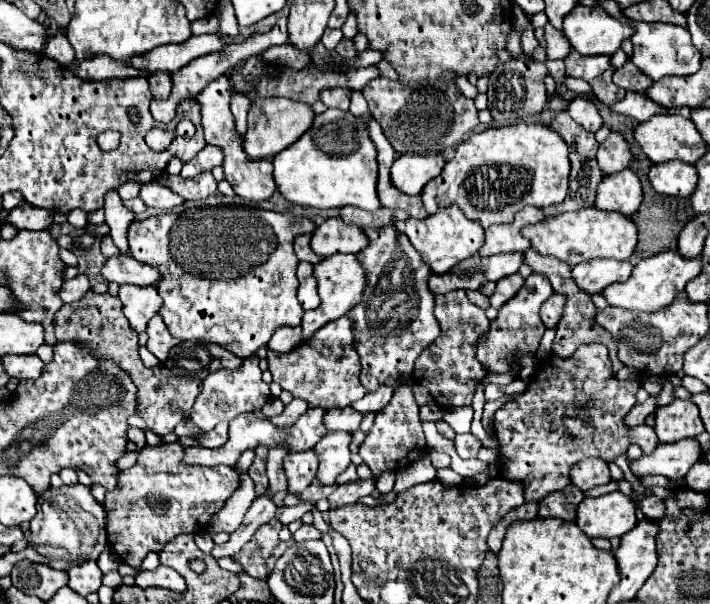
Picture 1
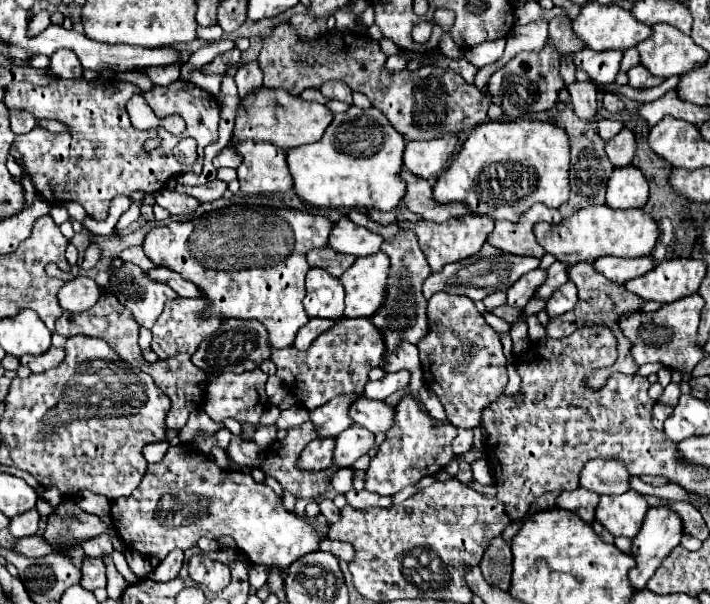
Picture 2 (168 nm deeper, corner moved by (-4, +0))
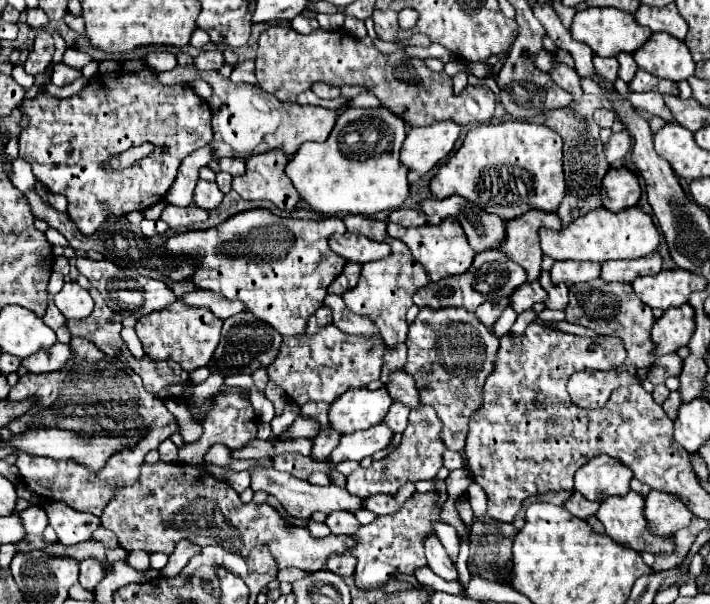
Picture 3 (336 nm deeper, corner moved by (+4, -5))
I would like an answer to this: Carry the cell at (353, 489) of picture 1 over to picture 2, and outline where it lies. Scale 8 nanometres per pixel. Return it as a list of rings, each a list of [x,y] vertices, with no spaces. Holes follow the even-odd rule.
[[[347,491],[345,493],[347,497],[347,503],[351,507],[357,507],[357,509],[363,509],[363,507],[389,507],[391,505],[391,497],[381,497],[377,493],[369,493],[369,491]]]

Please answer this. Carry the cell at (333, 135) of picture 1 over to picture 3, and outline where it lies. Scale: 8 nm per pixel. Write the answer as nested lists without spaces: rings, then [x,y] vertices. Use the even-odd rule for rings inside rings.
[[[385,106],[349,108],[337,118],[325,142],[305,142],[297,150],[287,164],[287,176],[301,198],[321,214],[371,216],[397,210],[409,196],[409,170],[399,160],[407,132],[407,122]]]

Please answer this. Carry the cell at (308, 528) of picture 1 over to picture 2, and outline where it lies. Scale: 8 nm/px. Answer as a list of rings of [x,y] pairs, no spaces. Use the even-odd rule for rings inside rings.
[[[323,539],[323,541],[319,543],[319,549],[333,553],[335,557],[339,557],[339,559],[343,559],[343,561],[347,561],[347,563],[349,563],[349,559],[353,559],[353,547],[351,547],[349,543],[343,543],[343,541]]]

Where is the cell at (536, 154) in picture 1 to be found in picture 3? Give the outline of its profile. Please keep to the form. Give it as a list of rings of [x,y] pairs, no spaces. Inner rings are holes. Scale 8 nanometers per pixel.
[[[507,120],[501,124],[483,124],[475,126],[467,132],[461,148],[437,170],[431,180],[431,192],[437,198],[449,198],[453,194],[471,200],[485,208],[485,212],[493,212],[503,220],[513,220],[523,212],[537,208],[543,212],[555,212],[565,196],[565,180],[563,180],[563,154],[561,154],[561,136],[547,126],[515,122]]]

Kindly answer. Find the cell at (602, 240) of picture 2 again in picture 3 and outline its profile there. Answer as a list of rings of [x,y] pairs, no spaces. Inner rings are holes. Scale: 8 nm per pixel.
[[[597,208],[581,220],[575,220],[569,228],[559,232],[541,230],[541,250],[553,260],[589,260],[589,262],[607,262],[619,258],[641,258],[657,250],[659,246],[659,230],[653,224],[653,218],[641,208],[625,208],[621,212],[611,212],[607,208]]]

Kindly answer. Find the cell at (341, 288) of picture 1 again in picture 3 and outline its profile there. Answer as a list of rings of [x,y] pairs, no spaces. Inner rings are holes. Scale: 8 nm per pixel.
[[[391,254],[385,260],[367,262],[361,272],[361,280],[357,288],[345,292],[343,300],[349,310],[369,316],[371,320],[377,320],[377,328],[381,328],[381,336],[385,344],[399,344],[407,340],[407,320],[405,314],[413,306],[413,292],[429,284],[429,274],[417,260],[413,260],[411,254]]]

